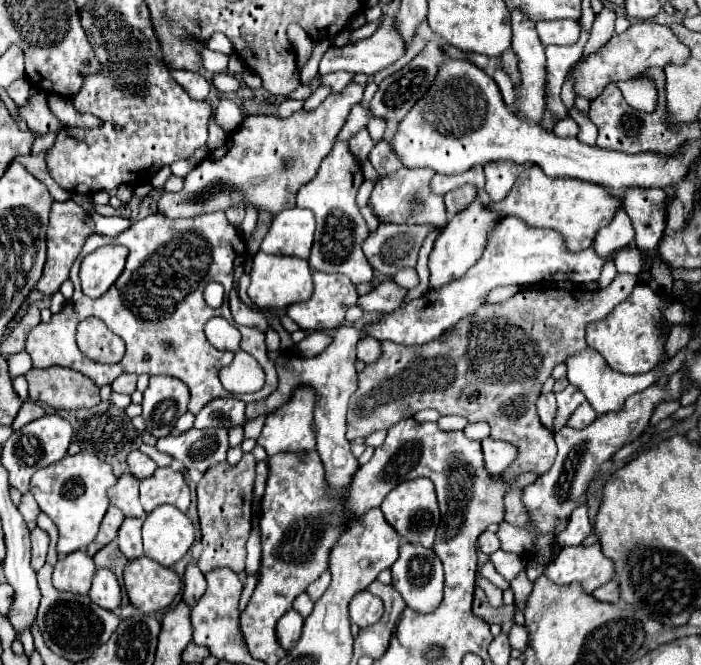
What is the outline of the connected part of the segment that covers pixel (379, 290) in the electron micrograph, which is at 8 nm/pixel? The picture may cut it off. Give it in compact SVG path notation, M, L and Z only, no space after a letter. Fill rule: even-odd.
M386 279L380 285L376 285L374 291L370 291L366 295L360 295L356 305L364 313L374 313L374 311L378 311L378 313L388 311L390 313L390 311L394 311L394 309L400 307L400 303L402 303L402 299L404 299L406 293L408 291L402 289L400 285L396 285L392 279Z

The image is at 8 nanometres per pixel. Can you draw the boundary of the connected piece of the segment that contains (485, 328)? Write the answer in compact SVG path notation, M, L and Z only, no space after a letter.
M618 273L614 277L614 281L600 289L600 291L580 291L580 289L574 289L574 297L572 297L572 291L566 291L566 289L526 289L522 293L516 293L512 295L510 299L502 301L502 303L496 303L496 305L482 305L474 315L468 315L466 319L462 319L462 323L458 323L458 327L452 327L446 335L442 335L442 339L434 339L434 343L426 343L426 347L402 347L400 343L390 343L390 341L382 341L382 357L374 363L370 363L362 373L358 373L358 391L356 395L350 397L350 405L348 405L348 433L346 433L346 439L348 441L354 441L356 437L368 437L370 433L378 431L378 429L390 429L392 425L396 425L398 421L402 419L408 419L412 417L414 413L422 411L422 409L436 409L440 415L462 415L468 423L476 423L476 421L484 421L490 425L490 439L496 439L496 441L506 441L510 445L514 445L518 449L518 455L516 459L510 463L510 467L506 467L506 471L502 471L502 477L506 481L514 481L518 475L522 473L536 473L536 475L542 475L546 473L552 463L554 463L554 457L556 457L556 443L554 443L554 435L552 431L544 429L538 415L536 415L536 399L540 397L540 389L542 385L546 383L546 379L552 375L552 369L558 365L558 363L564 363L570 355L582 351L586 347L586 341L584 341L584 329L588 323L592 321L598 321L598 319L604 319L618 303L622 303L634 289L634 285L638 283L638 277L636 275L628 275L628 273Z

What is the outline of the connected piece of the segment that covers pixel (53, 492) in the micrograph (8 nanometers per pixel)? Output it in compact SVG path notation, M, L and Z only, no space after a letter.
M90 453L66 455L66 459L36 471L32 477L30 491L36 497L40 511L44 511L58 527L58 553L72 553L78 549L88 547L94 541L102 517L108 509L108 495L106 491L116 483L112 467Z

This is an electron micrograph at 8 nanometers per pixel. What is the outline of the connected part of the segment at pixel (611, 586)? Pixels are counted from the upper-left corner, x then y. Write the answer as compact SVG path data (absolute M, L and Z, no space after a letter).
M612 579L612 581L608 581L606 585L598 587L598 589L592 593L592 597L598 599L598 601L604 601L604 603L618 603L618 599L620 599L620 587L618 587L618 583Z

